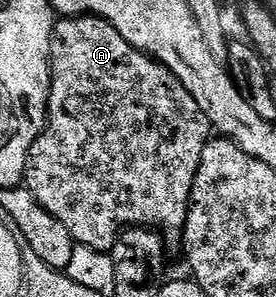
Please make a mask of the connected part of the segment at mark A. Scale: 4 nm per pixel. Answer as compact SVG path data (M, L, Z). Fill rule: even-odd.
M67 16L62 19L56 25L55 33L53 35L53 41L51 44L51 92L54 101L59 101L59 107L54 107L53 113L50 115L49 121L43 131L40 134L39 139L36 140L34 148L31 149L31 157L29 159L29 189L32 194L35 195L35 199L43 207L49 211L53 216L57 216L57 220L61 220L61 224L65 224L65 228L69 228L69 232L75 237L76 243L81 246L88 246L91 249L111 252L115 249L115 243L118 242L120 234L128 228L154 228L160 232L168 232L167 230L179 230L182 231L187 224L187 214L189 211L189 203L191 200L191 193L195 187L195 178L199 175L199 165L201 164L201 156L205 152L208 142L213 137L213 127L211 121L207 119L206 114L199 108L199 103L190 94L189 91L183 87L183 81L173 73L168 66L164 66L163 63L157 61L151 55L147 54L143 50L133 48L125 40L125 36L121 36L117 32L117 28L113 28L113 24L109 24L104 18L96 18L94 16Z

